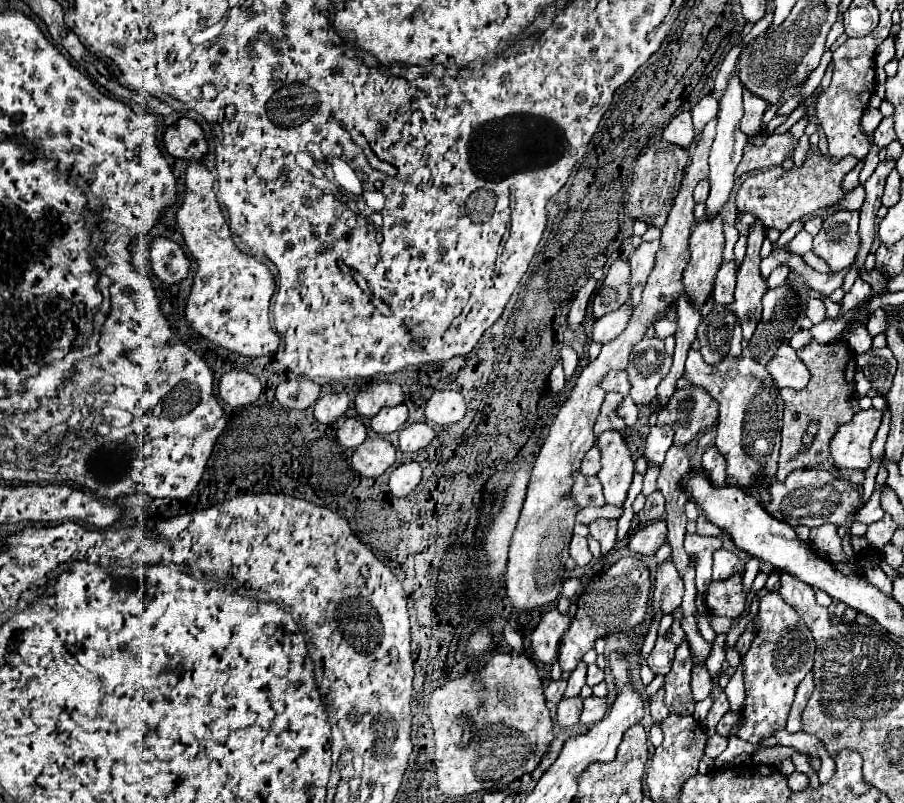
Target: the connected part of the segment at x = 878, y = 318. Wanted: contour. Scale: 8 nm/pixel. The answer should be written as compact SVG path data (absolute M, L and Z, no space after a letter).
M876 309L876 311L872 313L872 317L870 317L868 323L866 323L866 329L868 329L868 333L870 333L872 337L876 337L876 335L880 335L880 333L886 331L886 315L884 315L882 309Z

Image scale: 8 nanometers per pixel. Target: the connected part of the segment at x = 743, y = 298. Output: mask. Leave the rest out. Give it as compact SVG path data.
M756 219L756 225L750 229L748 235L748 251L742 261L736 285L736 299L734 299L734 313L742 321L742 333L748 341L760 321L762 315L762 295L768 291L766 281L760 277L760 247L764 241L764 227Z

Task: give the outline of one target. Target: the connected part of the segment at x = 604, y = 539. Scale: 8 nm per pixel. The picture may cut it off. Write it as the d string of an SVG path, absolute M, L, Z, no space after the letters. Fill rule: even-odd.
M594 519L590 523L590 535L600 543L602 553L608 553L616 545L616 521L614 519Z

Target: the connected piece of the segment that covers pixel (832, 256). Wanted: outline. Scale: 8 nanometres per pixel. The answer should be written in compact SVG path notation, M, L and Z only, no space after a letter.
M838 211L822 223L820 233L814 237L814 253L822 257L832 271L842 271L854 263L854 257L860 249L858 237L858 211Z

